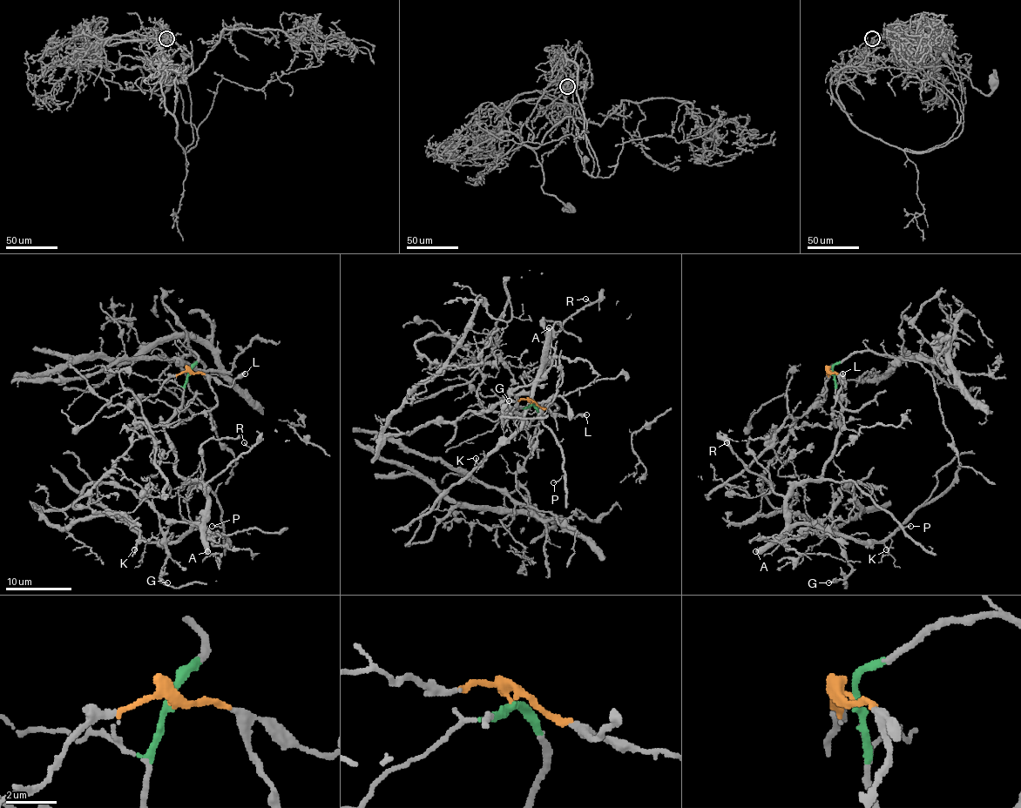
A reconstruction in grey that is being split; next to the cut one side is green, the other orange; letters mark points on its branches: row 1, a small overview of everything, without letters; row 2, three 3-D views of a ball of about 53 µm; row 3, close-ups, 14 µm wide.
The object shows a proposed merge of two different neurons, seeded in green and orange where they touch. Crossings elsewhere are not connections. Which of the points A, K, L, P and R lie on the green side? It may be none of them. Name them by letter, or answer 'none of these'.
A, K, P, R

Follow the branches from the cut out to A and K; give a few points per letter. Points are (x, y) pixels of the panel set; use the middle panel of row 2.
A: (531, 405), (521, 413), (506, 412), (515, 405), (517, 397), (530, 390), (547, 360), (549, 328)
K: (531, 405), (521, 413), (506, 412), (517, 397), (530, 390), (549, 359), (524, 421), (478, 464), (476, 457)

